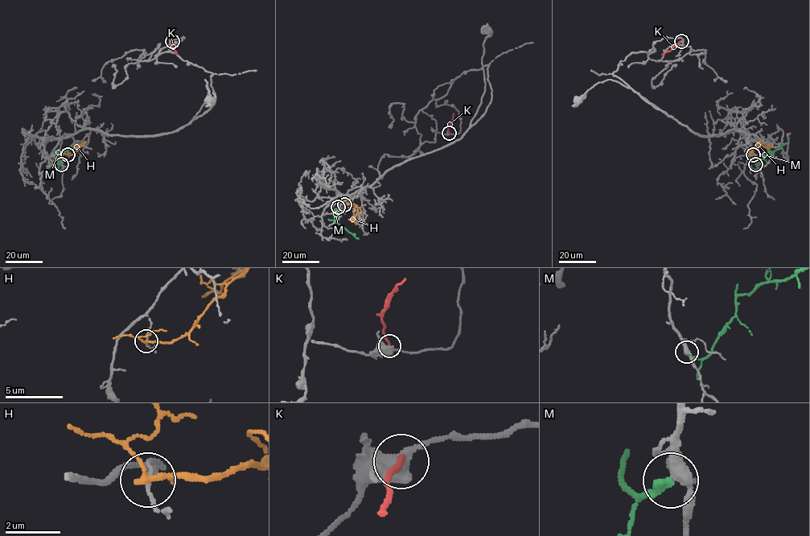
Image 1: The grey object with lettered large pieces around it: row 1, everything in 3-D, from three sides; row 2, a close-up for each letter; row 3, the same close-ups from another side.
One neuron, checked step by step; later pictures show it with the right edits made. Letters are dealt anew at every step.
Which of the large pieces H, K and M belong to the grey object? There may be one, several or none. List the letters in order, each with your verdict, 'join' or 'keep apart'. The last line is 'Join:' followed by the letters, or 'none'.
H: keep apart
K: keep apart
M: join
Join: M

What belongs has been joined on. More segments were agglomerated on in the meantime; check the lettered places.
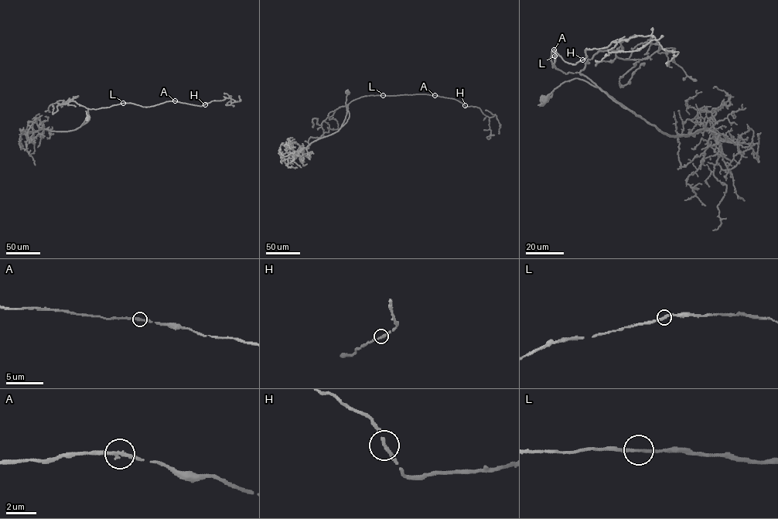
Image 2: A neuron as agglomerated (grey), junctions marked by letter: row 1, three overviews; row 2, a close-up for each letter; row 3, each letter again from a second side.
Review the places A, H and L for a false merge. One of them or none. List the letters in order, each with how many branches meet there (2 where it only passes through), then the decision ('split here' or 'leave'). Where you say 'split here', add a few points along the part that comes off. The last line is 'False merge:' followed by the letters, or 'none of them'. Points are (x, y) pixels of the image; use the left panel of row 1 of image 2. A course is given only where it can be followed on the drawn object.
A: branches 2; leave
H: branches 2; leave
L: branches 2; leave
False merge: none of them

